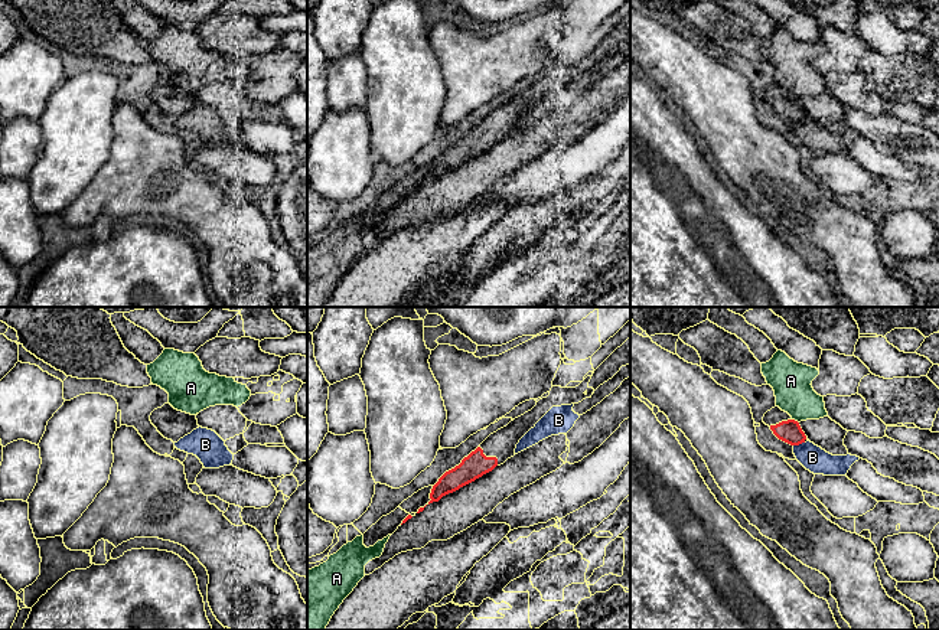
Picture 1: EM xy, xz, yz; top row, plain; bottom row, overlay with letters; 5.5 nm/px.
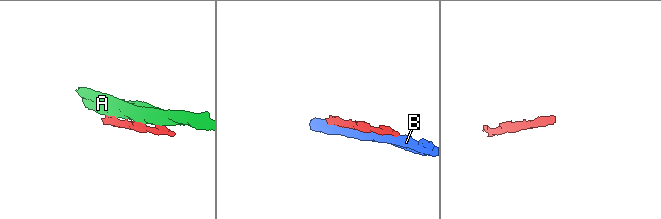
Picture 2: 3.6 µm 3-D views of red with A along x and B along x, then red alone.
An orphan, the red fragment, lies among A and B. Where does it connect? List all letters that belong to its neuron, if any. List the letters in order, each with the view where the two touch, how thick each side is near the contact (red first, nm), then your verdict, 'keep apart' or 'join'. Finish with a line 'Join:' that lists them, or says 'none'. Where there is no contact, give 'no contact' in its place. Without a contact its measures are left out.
A: yz | 130/220 nm | keep apart
B: yz | 130/140 nm | keep apart
Join: none

